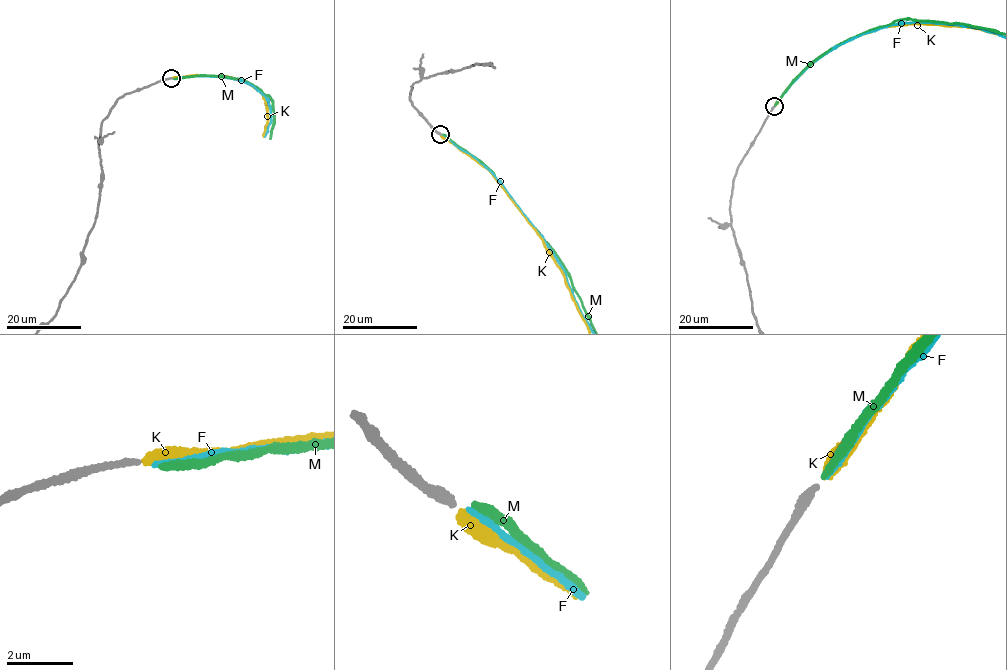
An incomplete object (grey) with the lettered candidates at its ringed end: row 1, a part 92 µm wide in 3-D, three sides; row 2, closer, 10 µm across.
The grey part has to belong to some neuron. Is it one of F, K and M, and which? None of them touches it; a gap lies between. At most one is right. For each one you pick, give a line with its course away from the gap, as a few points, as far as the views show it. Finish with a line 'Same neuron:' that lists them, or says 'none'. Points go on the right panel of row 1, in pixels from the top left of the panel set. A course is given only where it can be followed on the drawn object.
Same neuron: F

